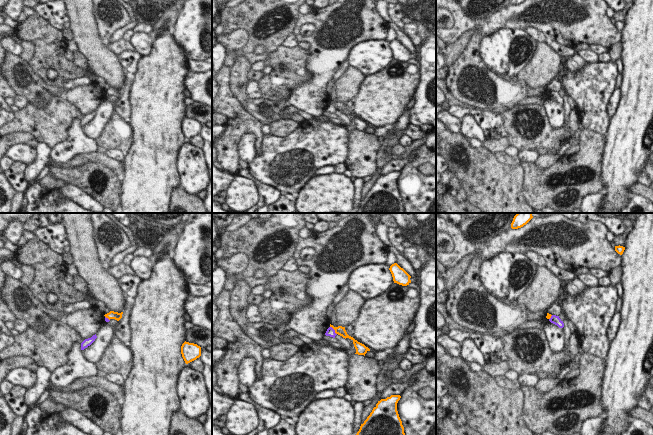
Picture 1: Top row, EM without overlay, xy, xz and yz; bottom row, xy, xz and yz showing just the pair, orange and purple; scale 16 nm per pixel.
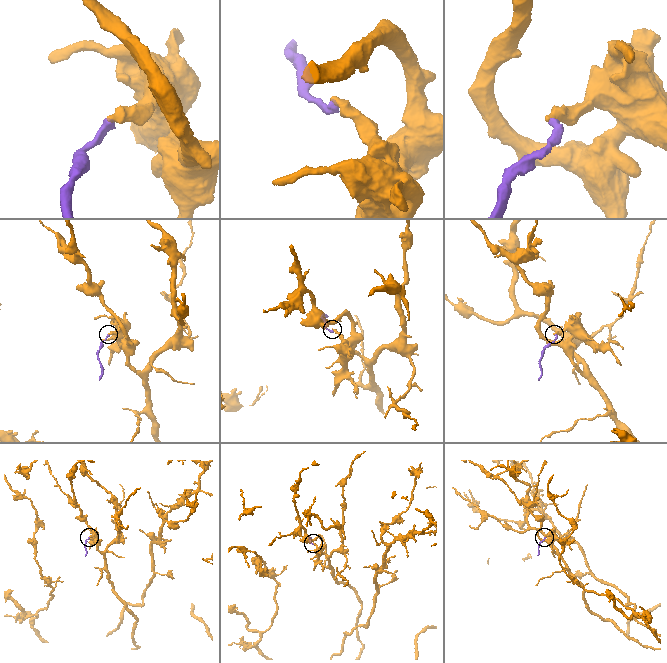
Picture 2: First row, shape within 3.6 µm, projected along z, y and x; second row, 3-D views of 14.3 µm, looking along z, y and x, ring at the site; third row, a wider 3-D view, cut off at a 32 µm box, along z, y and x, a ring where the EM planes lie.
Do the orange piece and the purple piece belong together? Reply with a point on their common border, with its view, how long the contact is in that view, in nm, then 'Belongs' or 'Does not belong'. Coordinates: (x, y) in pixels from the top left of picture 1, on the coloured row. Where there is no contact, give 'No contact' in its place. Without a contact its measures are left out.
Touches orange at xz (334, 329). Shared border 180 nm. Does not belong.

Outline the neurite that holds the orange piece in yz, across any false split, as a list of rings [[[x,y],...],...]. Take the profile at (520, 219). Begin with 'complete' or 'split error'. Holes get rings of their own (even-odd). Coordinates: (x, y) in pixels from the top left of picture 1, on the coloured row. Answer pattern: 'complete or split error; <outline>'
complete; [[[517,213],[511,223],[512,229],[518,229],[526,225],[533,218],[532,213]]]

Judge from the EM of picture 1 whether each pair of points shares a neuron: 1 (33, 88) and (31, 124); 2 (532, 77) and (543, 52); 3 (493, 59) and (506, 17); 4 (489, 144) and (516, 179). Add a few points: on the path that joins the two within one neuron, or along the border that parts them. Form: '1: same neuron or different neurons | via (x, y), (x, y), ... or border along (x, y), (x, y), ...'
1: different neurons | border along (54, 96), (45, 108), (36, 108), (29, 103)
2: same neuron | via (538, 71), (543, 66), (543, 58)
3: different neurons | border along (523, 29), (499, 28), (482, 39)
4: different neurons | border along (482, 146), (494, 154)

